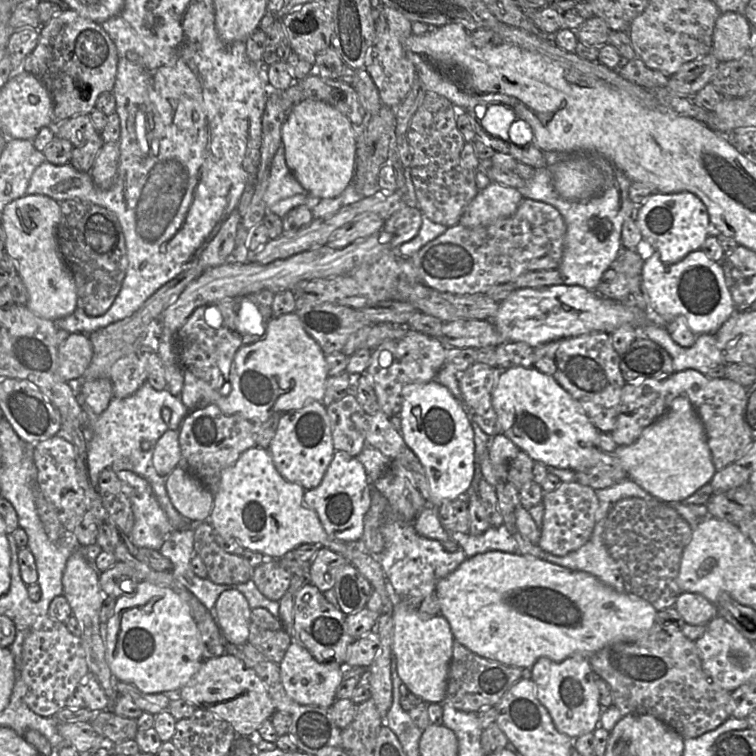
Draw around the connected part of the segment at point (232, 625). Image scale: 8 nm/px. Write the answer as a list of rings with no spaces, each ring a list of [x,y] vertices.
[[[223,591],[214,607],[214,619],[223,637],[236,644],[248,642],[251,610],[248,600],[240,591]]]

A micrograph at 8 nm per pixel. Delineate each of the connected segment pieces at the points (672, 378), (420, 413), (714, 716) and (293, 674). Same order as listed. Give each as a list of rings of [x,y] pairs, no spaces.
[[[694,369],[674,372],[666,378],[647,378],[637,383],[626,382],[611,437],[618,446],[634,443],[645,428],[663,416],[673,400],[680,395],[688,397],[703,423],[716,471],[722,470],[746,453],[754,441],[744,421],[746,388],[725,377],[710,379]]]
[[[435,382],[409,384],[402,390],[401,434],[405,444],[423,465],[430,485],[431,503],[438,507],[445,500],[466,498],[475,473],[475,441],[470,414],[449,389]]]
[[[655,623],[655,625],[648,631],[648,633],[640,640],[633,643],[617,643],[609,645],[599,650],[598,652],[588,656],[589,663],[596,676],[602,678],[610,687],[612,691],[613,705],[617,707],[624,715],[629,714],[647,714],[660,719],[662,722],[677,731],[684,739],[698,737],[708,731],[711,731],[721,725],[726,719],[730,717],[728,713],[728,705],[731,698],[731,692],[722,689],[715,684],[709,676],[704,672],[701,664],[701,659],[695,645],[695,641],[689,640],[676,625],[662,625]]]
[[[293,641],[280,662],[280,677],[286,693],[294,701],[303,705],[331,707],[336,700],[336,690],[343,679],[346,664],[336,662],[320,663],[309,651]]]

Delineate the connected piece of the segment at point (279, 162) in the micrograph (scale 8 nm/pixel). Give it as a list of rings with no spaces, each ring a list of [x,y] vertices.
[[[281,143],[276,154],[273,157],[269,182],[264,194],[264,201],[269,207],[281,199],[294,196],[296,194],[305,194],[307,191],[298,182],[293,172],[286,164],[285,148]]]

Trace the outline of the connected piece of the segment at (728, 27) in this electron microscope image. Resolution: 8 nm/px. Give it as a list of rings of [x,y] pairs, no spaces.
[[[736,12],[722,13],[714,27],[710,53],[720,63],[737,60],[751,52],[754,39],[755,30],[745,15]]]

